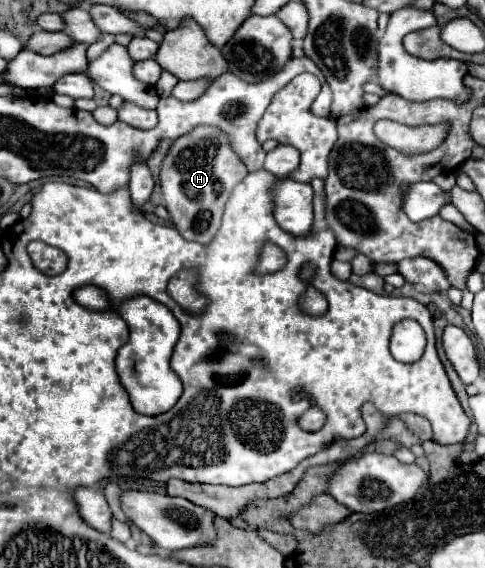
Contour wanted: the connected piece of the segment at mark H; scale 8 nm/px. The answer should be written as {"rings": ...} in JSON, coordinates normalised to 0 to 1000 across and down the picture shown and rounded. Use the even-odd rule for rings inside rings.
{"rings":[[[412,220],[388,238],[359,245],[330,298],[330,333],[363,403],[388,424],[429,428],[454,403],[462,361],[478,333],[507,312],[507,294],[478,266],[470,238],[445,224]]]}

